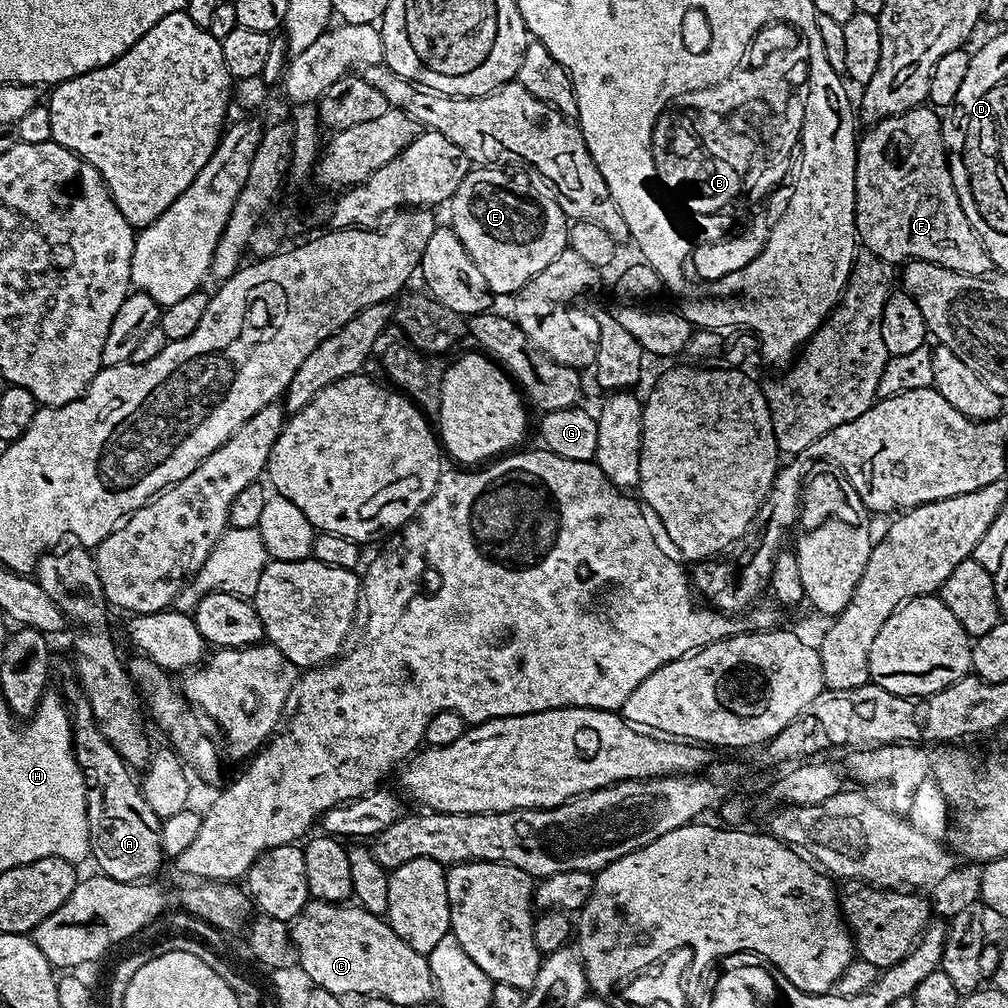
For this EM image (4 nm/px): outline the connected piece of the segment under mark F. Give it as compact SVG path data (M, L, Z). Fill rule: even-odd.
M928 106L912 108L875 121L872 129L859 137L856 234L863 247L889 262L925 260L962 274L988 276L994 265L958 202L948 169L942 120L935 114Z

